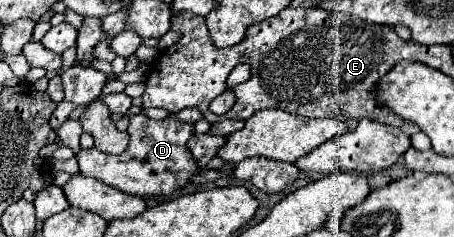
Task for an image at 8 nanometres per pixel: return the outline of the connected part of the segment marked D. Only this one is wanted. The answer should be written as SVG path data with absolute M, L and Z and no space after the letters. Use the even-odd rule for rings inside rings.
M131 115L127 129L131 143L129 151L123 155L109 155L95 147L81 149L75 153L79 171L87 177L99 179L111 187L119 187L125 193L133 195L169 195L175 189L183 187L193 173L199 171L197 163L187 151L187 139L193 135L193 125L181 123L175 117L149 119L145 115ZM117 177L117 179L115 179Z

